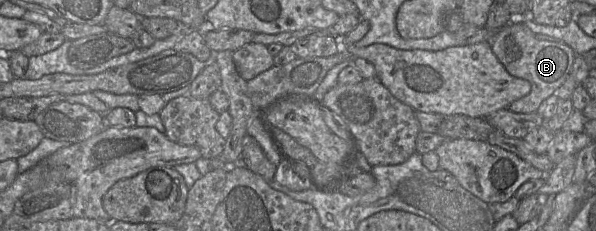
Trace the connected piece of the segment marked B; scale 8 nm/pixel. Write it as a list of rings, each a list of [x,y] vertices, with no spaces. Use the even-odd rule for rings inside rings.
[[[512,20],[506,26],[493,33],[491,48],[506,71],[517,78],[526,79],[531,90],[526,96],[512,102],[508,110],[514,113],[536,112],[540,104],[568,78],[576,53],[564,42],[538,40],[523,22]]]

